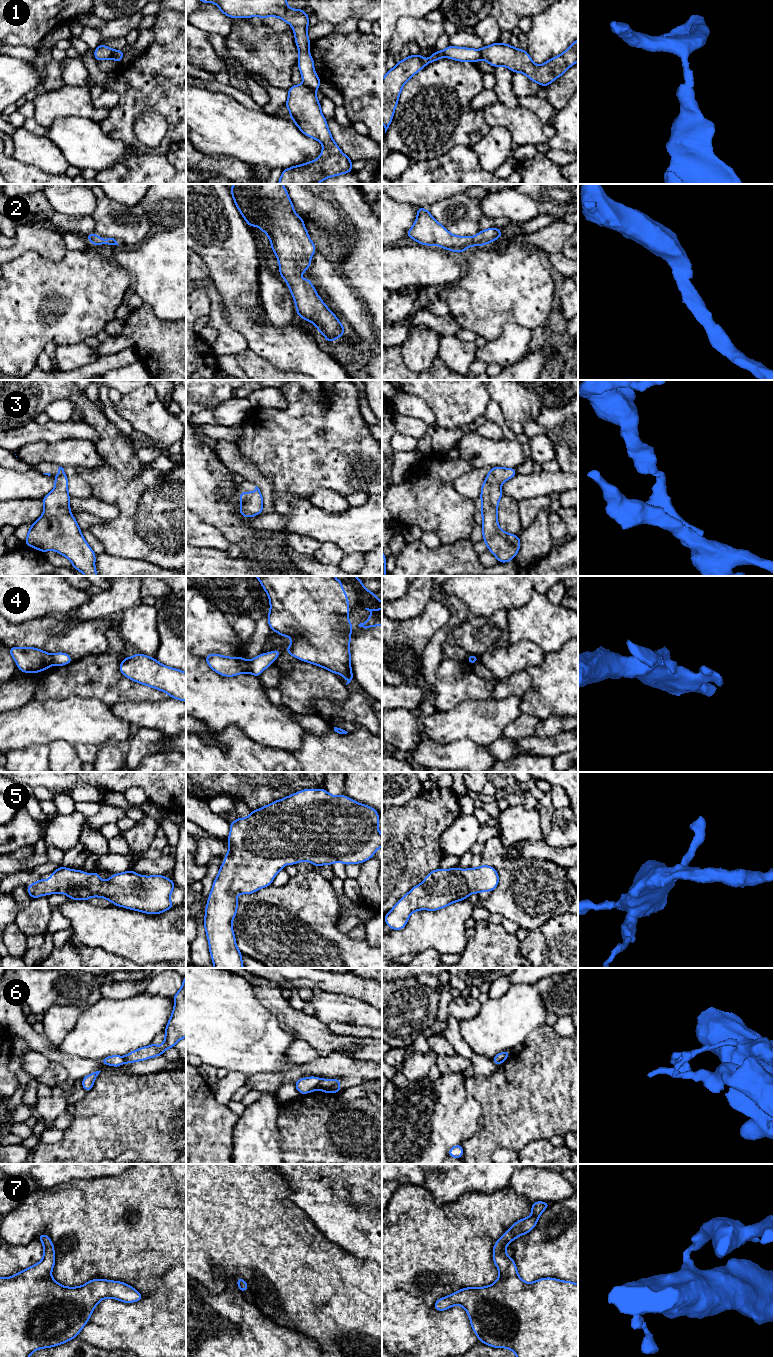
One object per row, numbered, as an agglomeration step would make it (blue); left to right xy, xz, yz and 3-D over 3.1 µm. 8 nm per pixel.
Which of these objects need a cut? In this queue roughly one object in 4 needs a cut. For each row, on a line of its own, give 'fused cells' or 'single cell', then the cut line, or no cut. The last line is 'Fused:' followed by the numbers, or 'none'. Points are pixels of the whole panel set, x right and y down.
1: fused cells; cut in xz along (303, 84), (315, 92)
2: single cell; no cut
3: single cell; no cut
4: fused cells; cut in xz along (249, 661), (247, 671)
5: single cell; no cut
6: fused cells; cut in xz along (320, 1079), (316, 1088)
7: single cell; no cut
Fused: 1, 4, 6

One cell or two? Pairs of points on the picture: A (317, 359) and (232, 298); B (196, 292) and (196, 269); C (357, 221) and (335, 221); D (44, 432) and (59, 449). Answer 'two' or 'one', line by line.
A: one
B: one
C: two
D: two

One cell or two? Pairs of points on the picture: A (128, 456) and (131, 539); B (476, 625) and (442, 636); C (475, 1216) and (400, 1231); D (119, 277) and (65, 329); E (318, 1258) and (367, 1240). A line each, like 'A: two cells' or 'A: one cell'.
A: two cells
B: two cells
C: one cell
D: one cell
E: two cells

